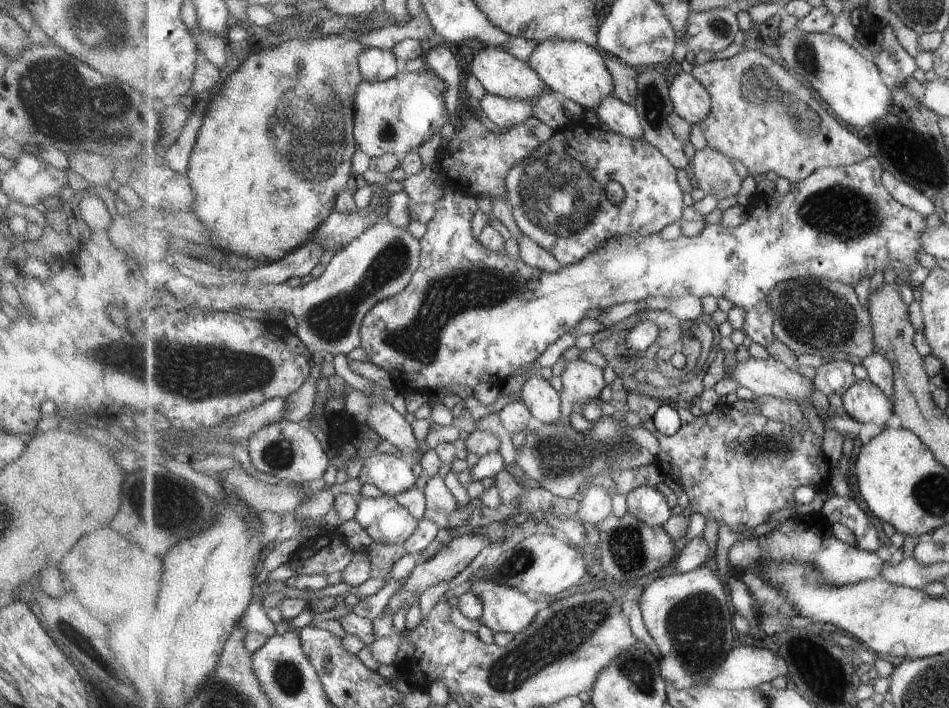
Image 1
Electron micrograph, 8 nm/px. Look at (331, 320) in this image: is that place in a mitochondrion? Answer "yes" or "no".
yes

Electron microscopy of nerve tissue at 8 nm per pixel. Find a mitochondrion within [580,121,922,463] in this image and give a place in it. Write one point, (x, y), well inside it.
(843, 211)

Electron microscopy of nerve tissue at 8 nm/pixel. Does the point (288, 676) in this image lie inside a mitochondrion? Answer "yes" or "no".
yes

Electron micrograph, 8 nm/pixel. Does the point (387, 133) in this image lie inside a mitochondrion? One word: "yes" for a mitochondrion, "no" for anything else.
yes

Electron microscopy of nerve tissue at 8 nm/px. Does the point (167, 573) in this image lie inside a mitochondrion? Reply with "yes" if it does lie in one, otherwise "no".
no

